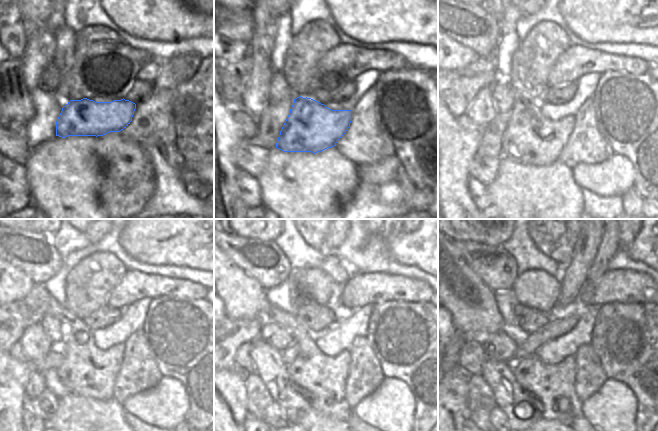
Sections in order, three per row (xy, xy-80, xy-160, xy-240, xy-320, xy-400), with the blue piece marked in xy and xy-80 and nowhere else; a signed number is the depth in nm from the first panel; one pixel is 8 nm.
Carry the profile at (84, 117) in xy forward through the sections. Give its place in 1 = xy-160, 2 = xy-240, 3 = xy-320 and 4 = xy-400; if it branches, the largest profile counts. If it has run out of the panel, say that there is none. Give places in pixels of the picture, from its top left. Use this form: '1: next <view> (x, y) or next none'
1: next xy-160 (531, 138)
2: next xy-240 (88, 371)
3: next xy-320 (321, 379)
4: next xy-400 (552, 384)

